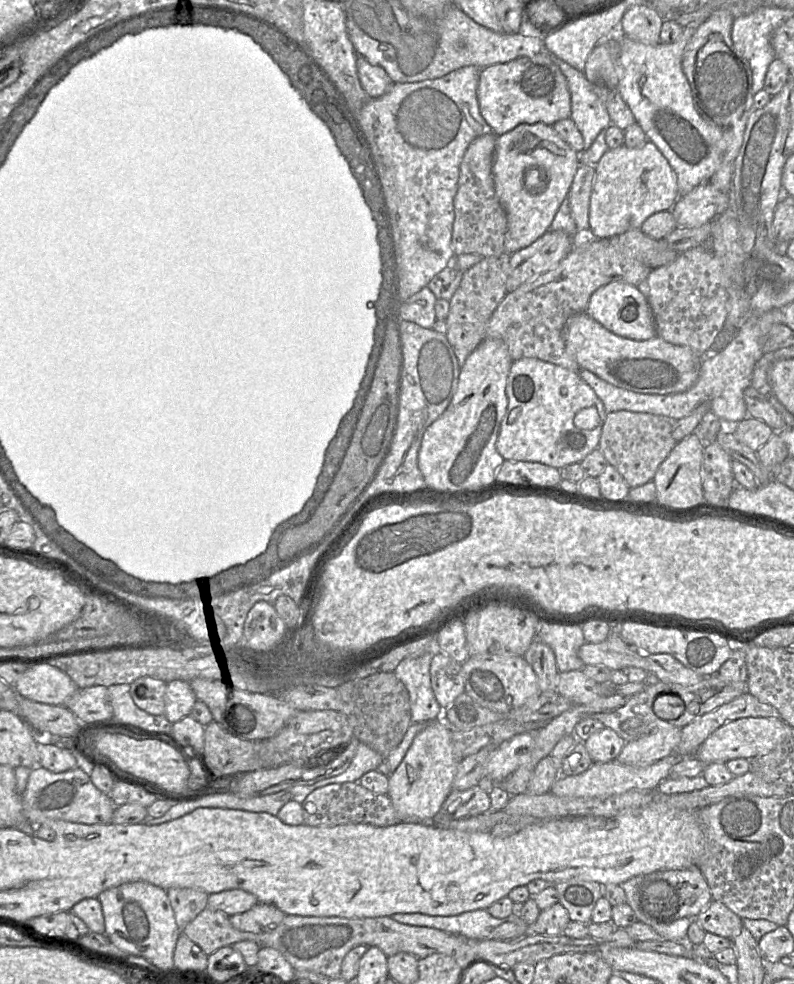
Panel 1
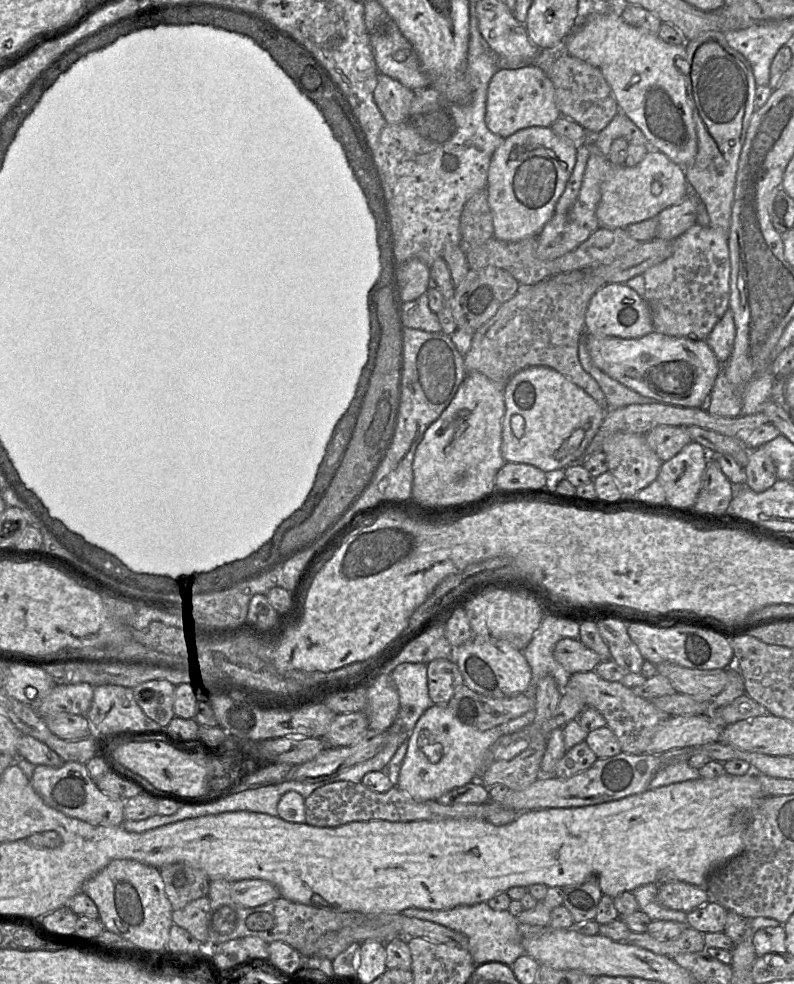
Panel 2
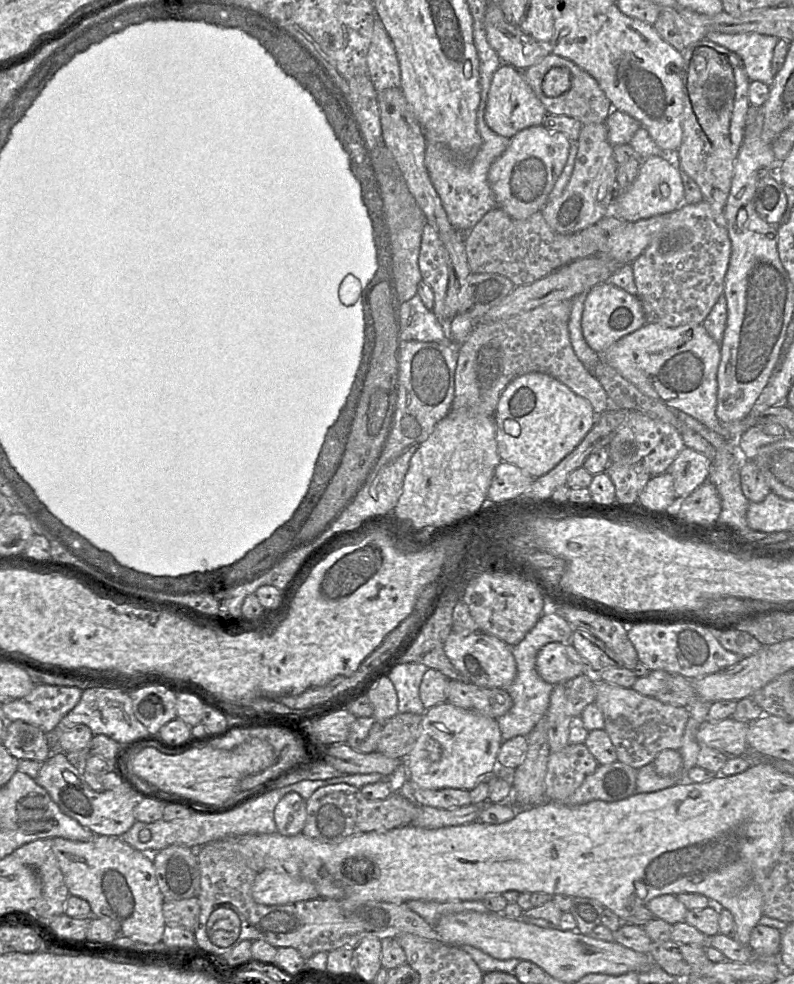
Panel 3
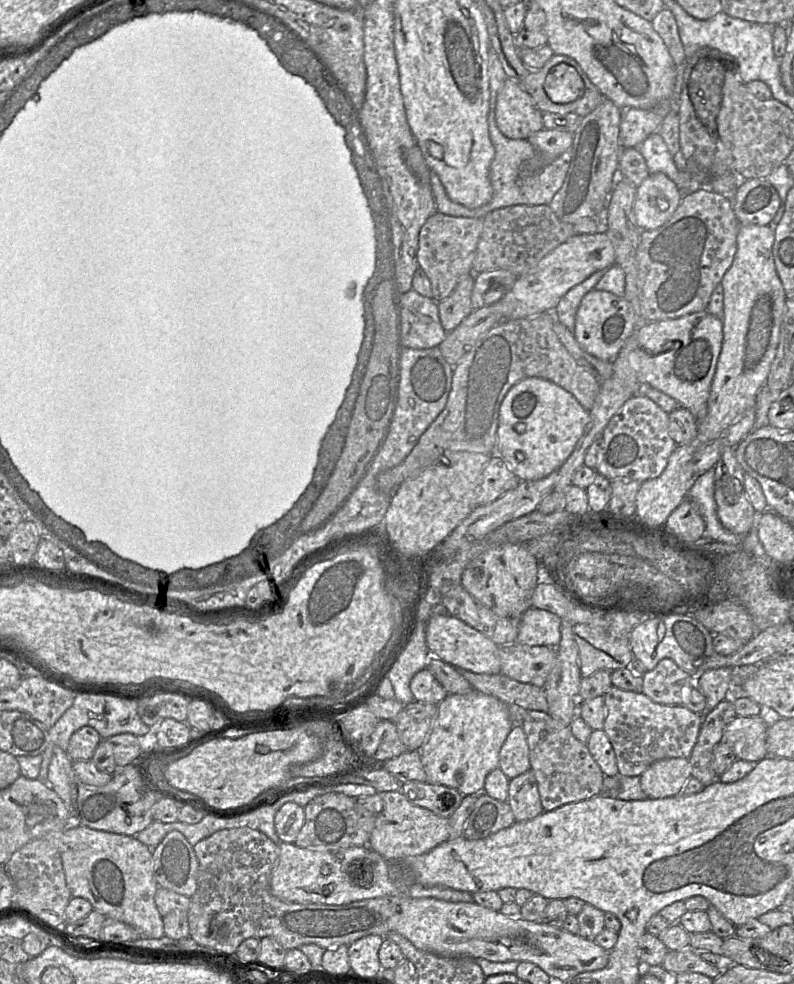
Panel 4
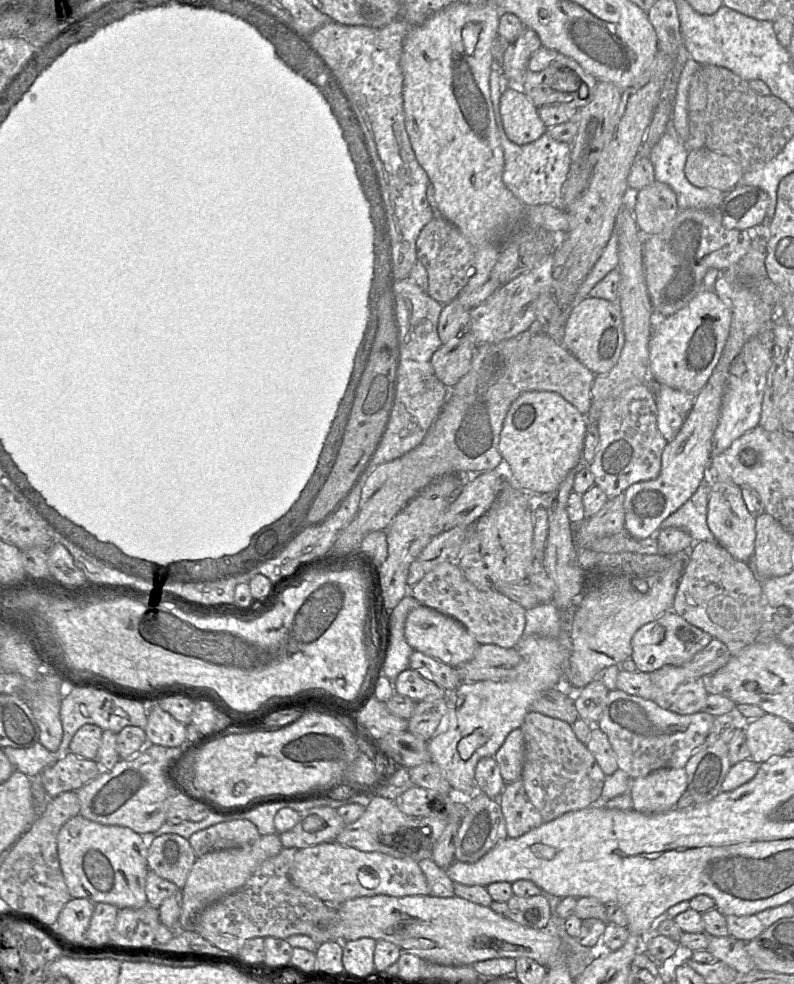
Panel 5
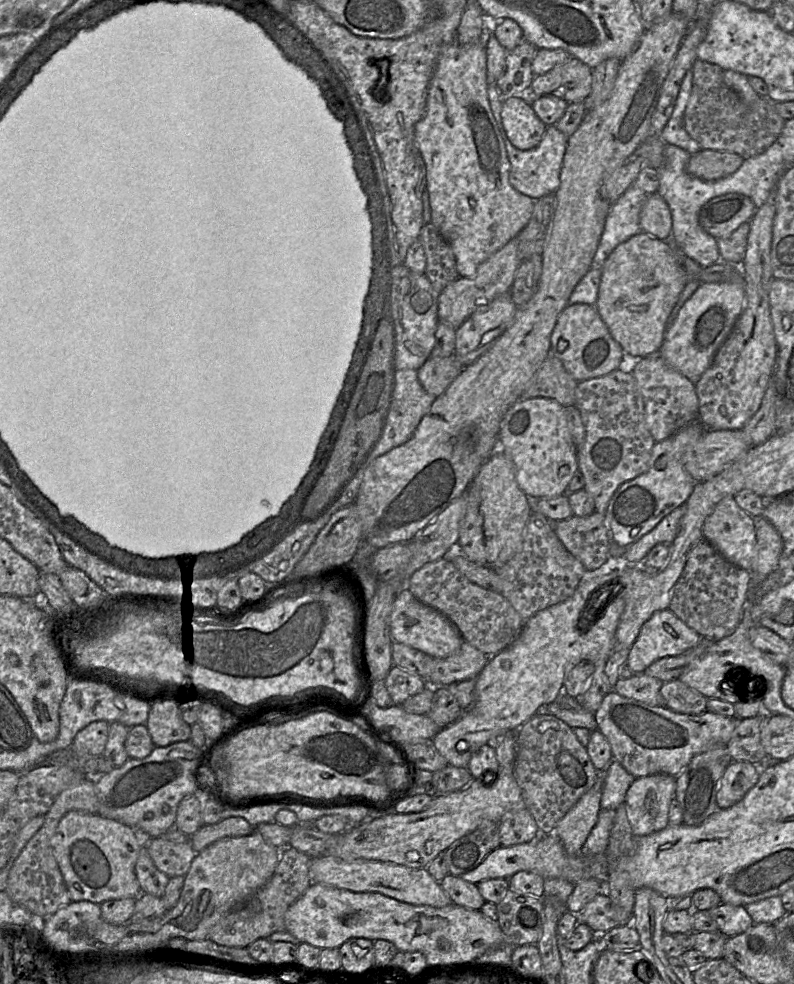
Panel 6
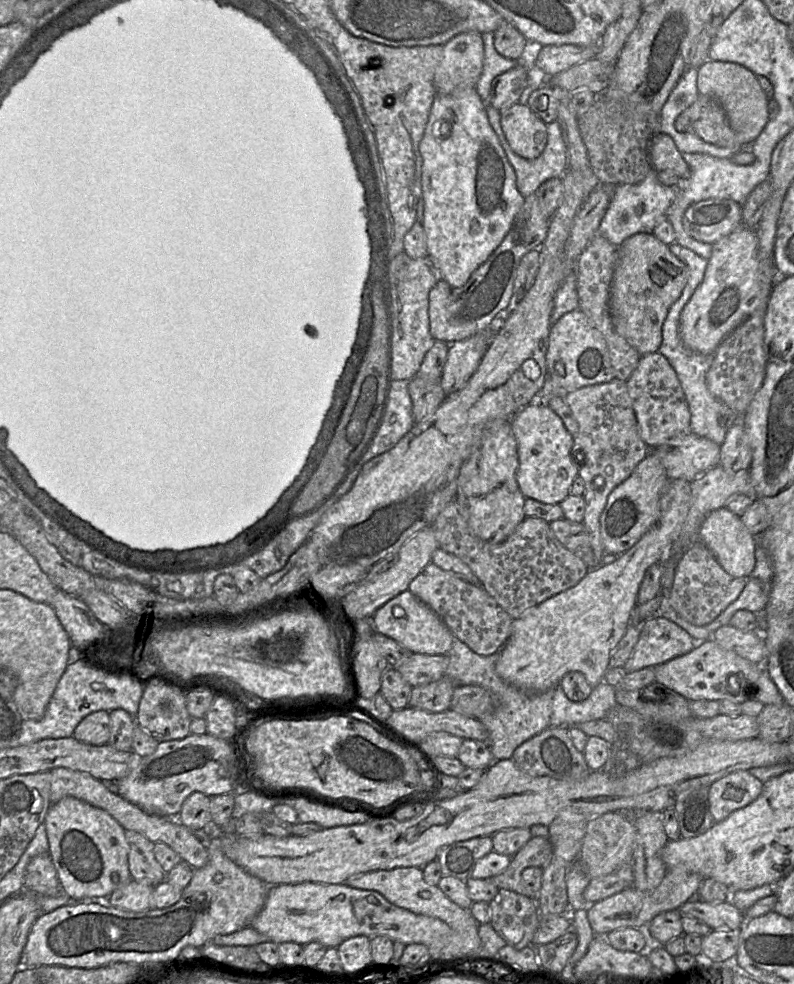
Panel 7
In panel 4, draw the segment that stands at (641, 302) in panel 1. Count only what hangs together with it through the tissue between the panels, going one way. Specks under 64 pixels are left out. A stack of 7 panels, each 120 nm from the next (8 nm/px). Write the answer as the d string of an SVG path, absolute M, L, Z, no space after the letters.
M592 289L583 296L579 304L573 335L587 353L600 360L612 362L637 325L638 317L625 298L608 291Z

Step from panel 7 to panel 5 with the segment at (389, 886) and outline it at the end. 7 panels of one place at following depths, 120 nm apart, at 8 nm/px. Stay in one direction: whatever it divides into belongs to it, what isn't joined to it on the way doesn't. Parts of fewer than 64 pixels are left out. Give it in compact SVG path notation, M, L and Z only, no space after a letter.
M336 842L297 849L289 877L295 886L329 905L364 896L430 895L427 879L417 861L380 852L364 852Z

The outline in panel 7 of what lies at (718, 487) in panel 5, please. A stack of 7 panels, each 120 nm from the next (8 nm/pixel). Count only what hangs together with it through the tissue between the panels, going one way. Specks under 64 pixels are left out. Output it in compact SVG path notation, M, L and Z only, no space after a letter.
M726 506L712 511L703 521L698 539L709 548L728 574L733 577L751 576L755 567L757 536L749 532L739 515L732 513Z

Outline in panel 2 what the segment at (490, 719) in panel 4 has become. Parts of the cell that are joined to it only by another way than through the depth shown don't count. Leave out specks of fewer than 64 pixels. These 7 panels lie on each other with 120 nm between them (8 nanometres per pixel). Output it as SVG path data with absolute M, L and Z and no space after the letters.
M447 705L428 708L409 734L408 749L396 786L416 801L437 800L447 791L478 780L484 773L484 755L501 736L497 727L478 730L462 723Z

